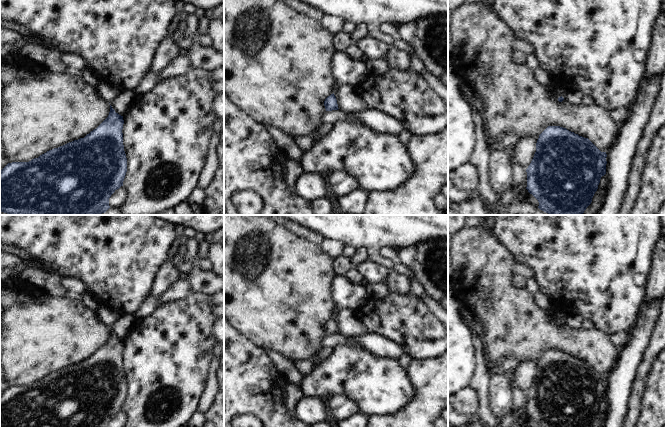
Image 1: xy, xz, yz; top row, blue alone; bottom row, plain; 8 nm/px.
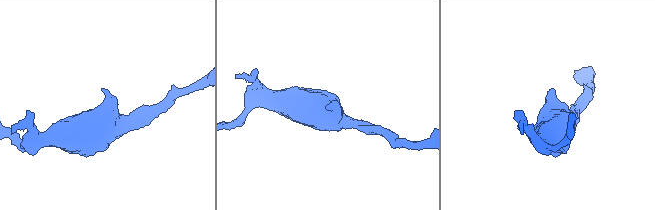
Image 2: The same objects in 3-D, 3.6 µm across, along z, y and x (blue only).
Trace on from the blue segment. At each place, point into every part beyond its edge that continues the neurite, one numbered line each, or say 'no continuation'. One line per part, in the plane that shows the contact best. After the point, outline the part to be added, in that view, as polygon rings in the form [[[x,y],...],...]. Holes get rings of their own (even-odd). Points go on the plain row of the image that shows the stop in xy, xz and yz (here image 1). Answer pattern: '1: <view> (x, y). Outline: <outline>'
no continuation.

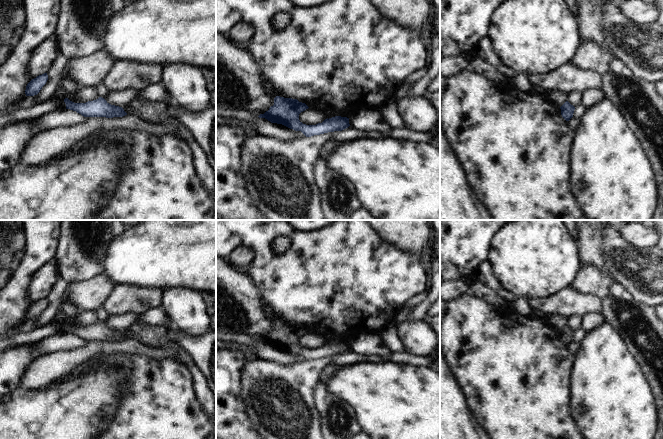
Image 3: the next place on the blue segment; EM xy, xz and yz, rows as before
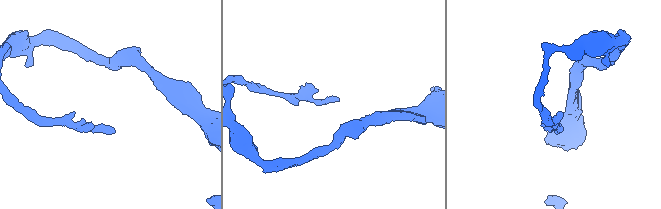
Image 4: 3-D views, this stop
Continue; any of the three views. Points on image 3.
no continuation.

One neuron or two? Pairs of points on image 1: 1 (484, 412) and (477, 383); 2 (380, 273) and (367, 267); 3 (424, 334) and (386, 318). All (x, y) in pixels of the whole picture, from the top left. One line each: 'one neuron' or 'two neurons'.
1: one neuron
2: one neuron
3: one neuron

